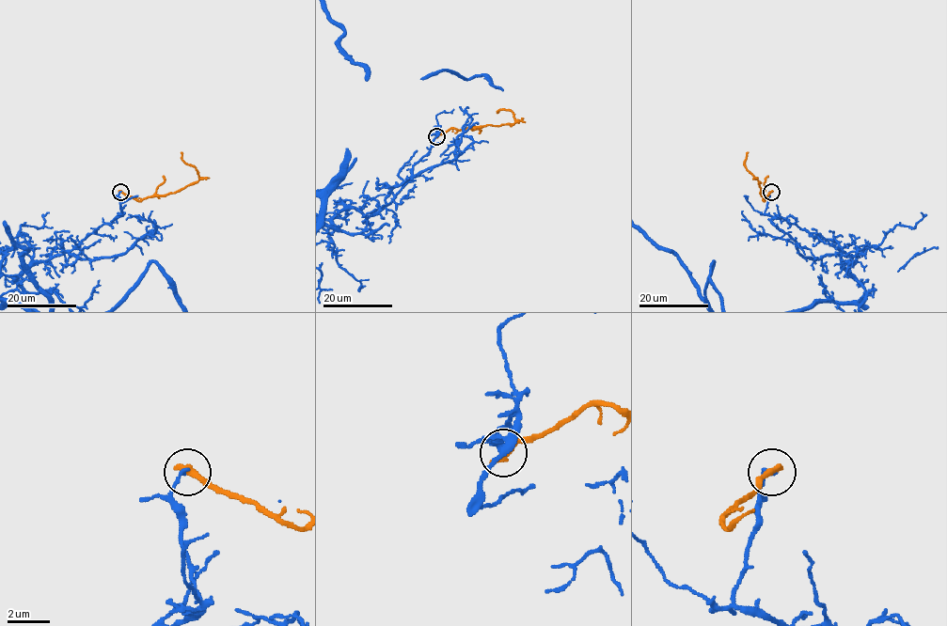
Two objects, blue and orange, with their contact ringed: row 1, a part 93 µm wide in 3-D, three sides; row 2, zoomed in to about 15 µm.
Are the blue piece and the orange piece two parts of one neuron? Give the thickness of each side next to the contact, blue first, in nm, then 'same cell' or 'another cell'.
calibres 190 and 400 nm; another cell

